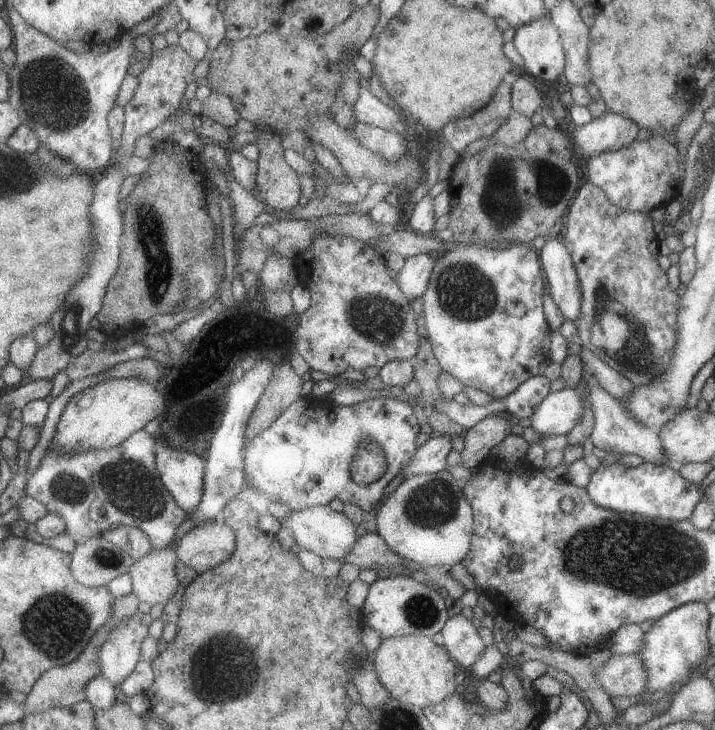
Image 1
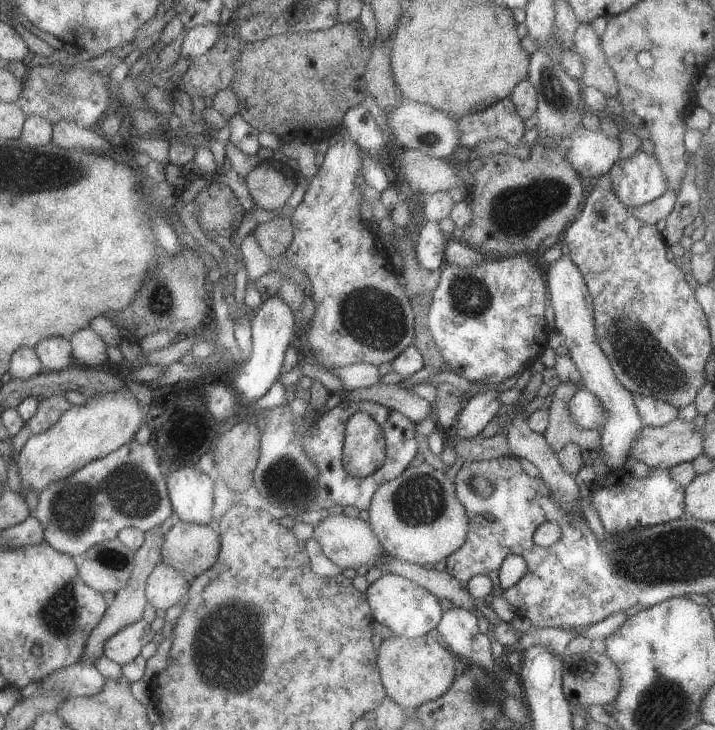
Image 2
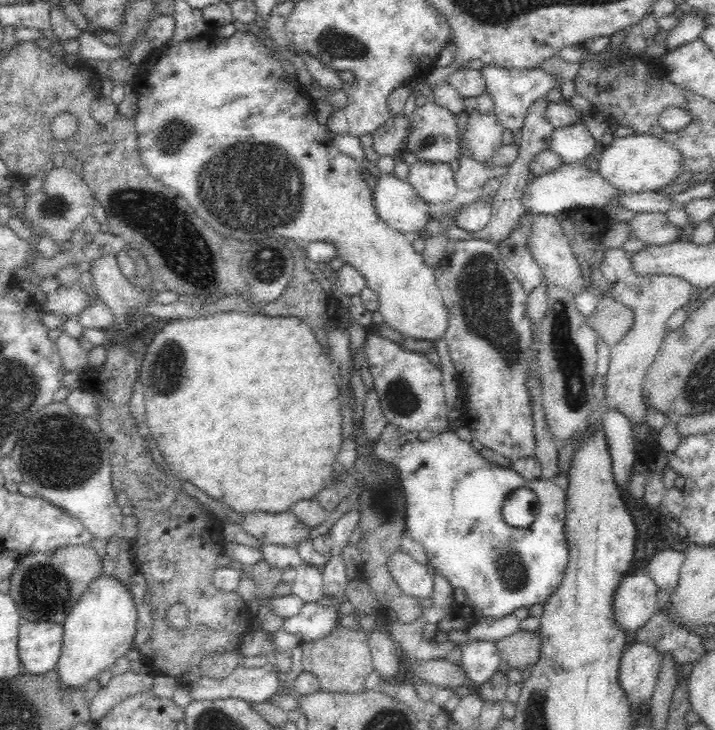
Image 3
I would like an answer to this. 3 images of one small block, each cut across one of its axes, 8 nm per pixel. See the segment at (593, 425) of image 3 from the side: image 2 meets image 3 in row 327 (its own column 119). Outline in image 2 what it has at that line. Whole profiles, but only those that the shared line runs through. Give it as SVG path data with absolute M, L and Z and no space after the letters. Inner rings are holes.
M140 619L110 637L105 642L102 654L119 667L124 666L140 655L141 648L148 644L153 636L152 625Z

